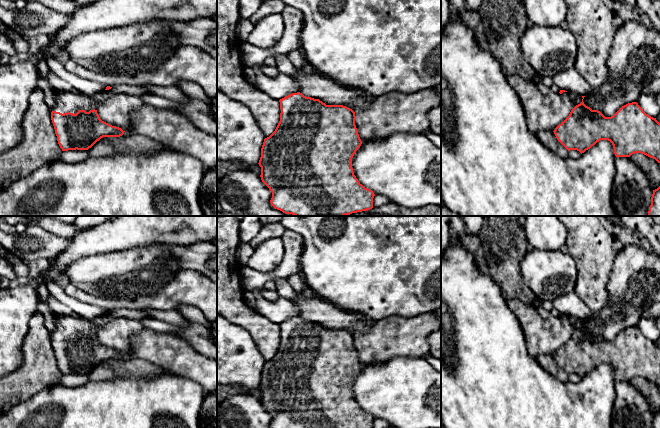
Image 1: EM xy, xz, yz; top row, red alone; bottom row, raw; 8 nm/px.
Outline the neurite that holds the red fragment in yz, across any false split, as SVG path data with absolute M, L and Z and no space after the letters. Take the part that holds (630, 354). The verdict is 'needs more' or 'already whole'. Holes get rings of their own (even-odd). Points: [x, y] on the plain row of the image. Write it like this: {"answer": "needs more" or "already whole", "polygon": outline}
{"answer": "already whole", "polygon": "M582 323L553 356L568 375L577 374L582 378L600 364L608 364L613 369L616 381L630 381L641 377L660 387L660 347L646 338L637 326L628 327L613 340L605 341L600 335L586 330Z"}

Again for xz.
{"answer": "already whole", "polygon": "M292 317L282 323L280 326L280 345L275 355L264 363L261 372L261 381L259 390L261 391L261 404L272 416L271 428L373 428L374 416L365 412L356 402L352 392L352 382L356 375L360 372L362 365L359 361L355 349L355 336L343 329L326 329L319 323L306 321L302 317Z"}

